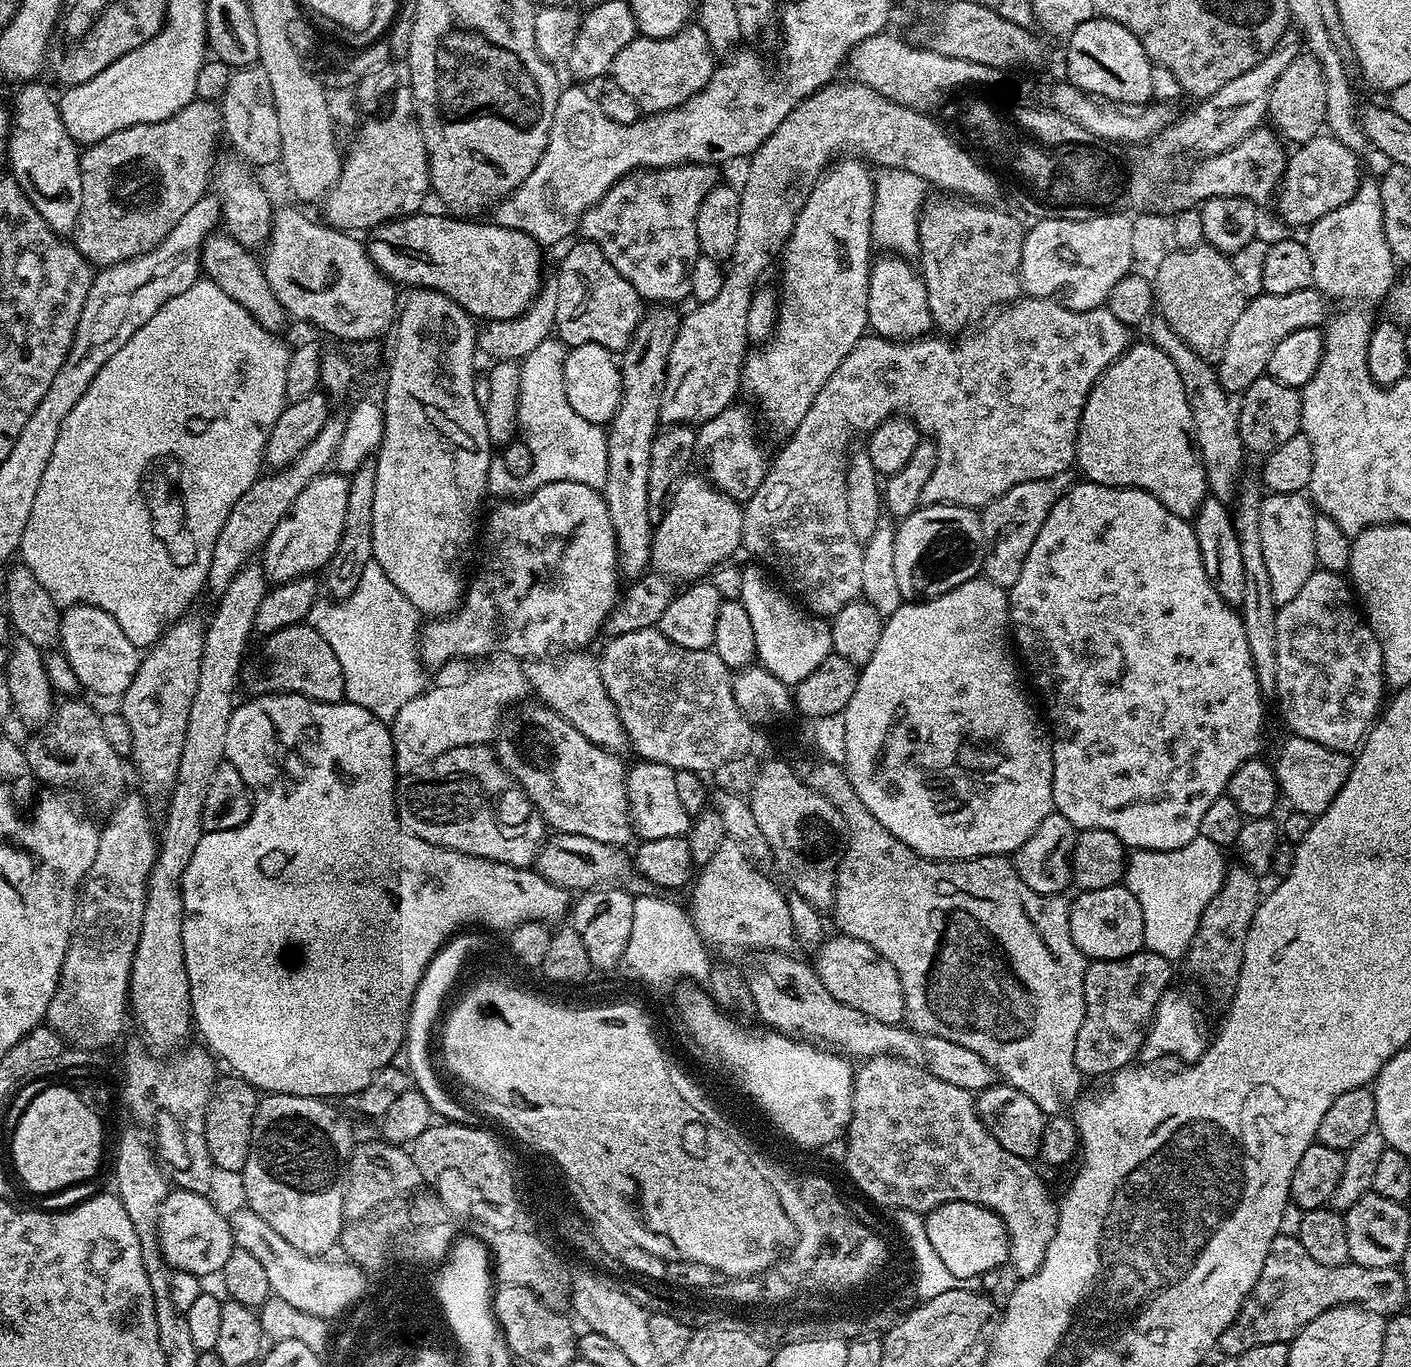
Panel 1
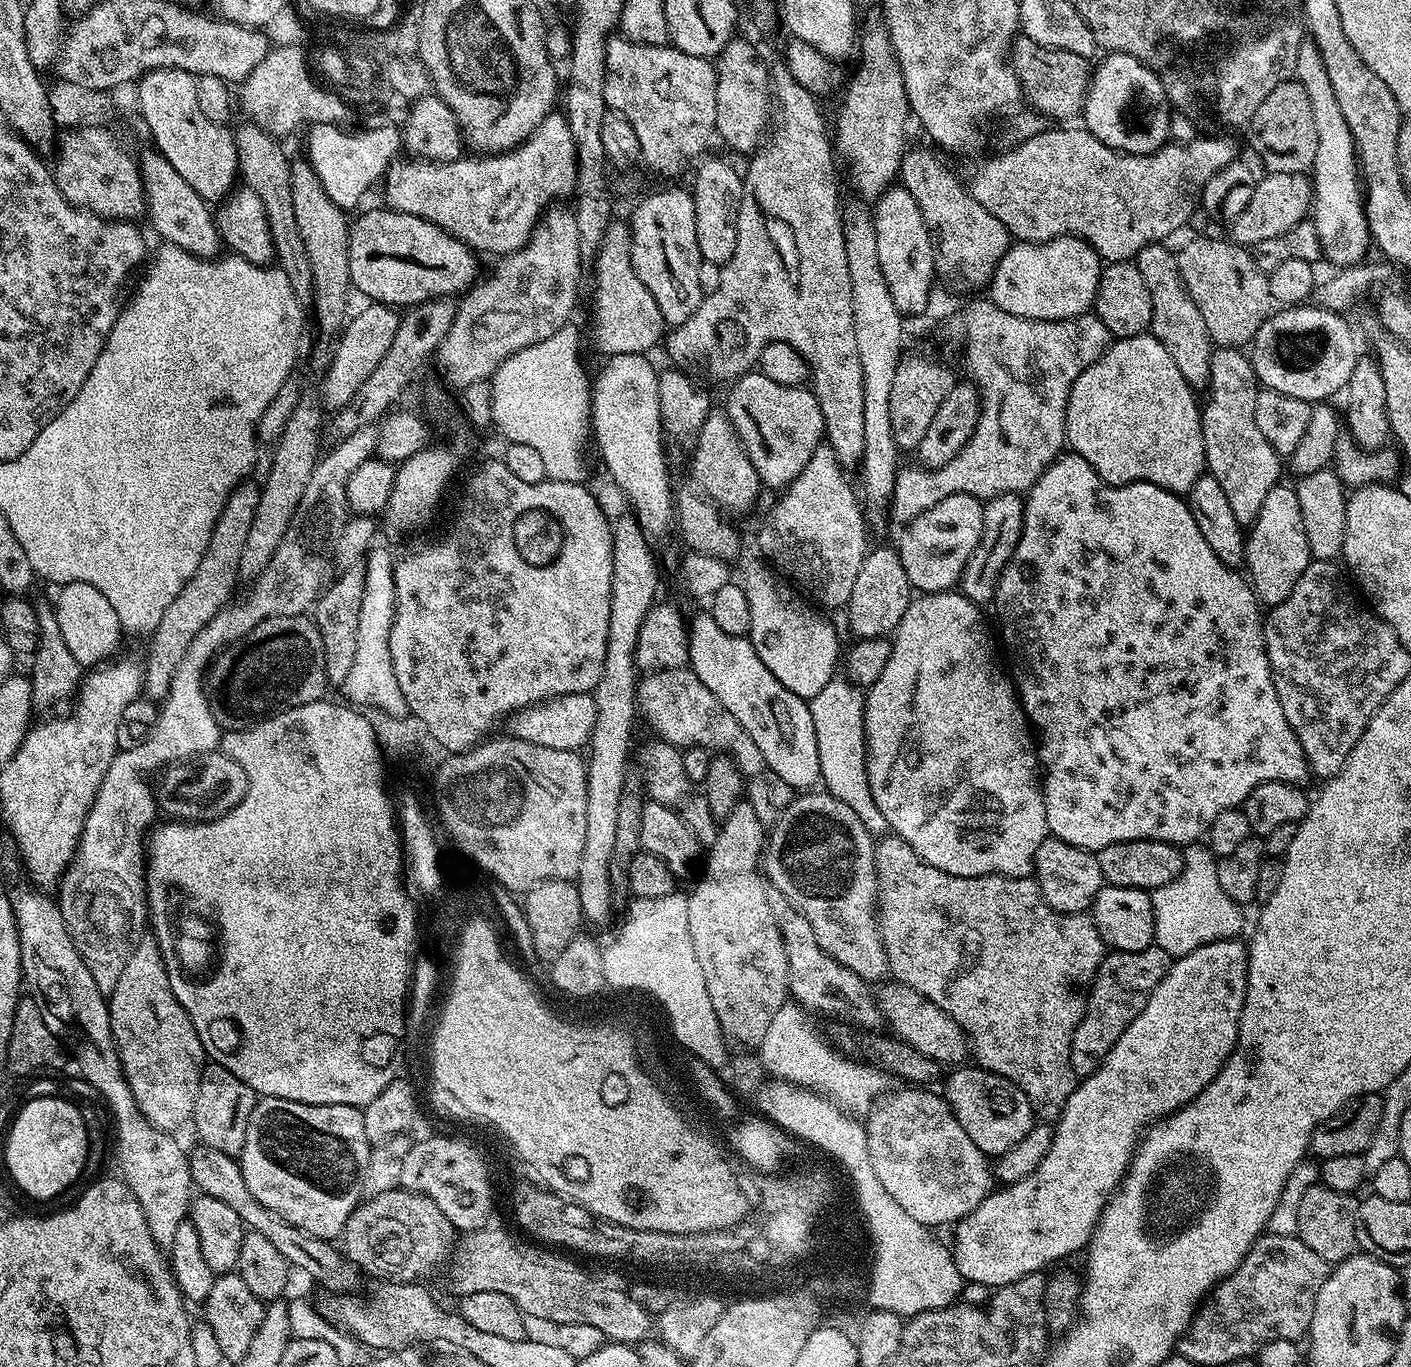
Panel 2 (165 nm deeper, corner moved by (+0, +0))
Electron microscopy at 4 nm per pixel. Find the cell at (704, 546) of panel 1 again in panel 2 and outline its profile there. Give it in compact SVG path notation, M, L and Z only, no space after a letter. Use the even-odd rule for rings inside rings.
M714 410L702 422L696 447L691 449L692 476L697 480L699 491L725 513L748 512L762 493L762 485L754 464L746 454L734 426L723 411Z

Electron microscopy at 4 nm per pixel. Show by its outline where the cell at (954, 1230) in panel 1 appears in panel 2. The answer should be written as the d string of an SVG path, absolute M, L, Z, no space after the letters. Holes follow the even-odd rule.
M1240 938L1215 940L1206 946L1198 946L1198 950L1194 950L1190 954L1173 959L1170 970L1164 975L1159 986L1150 994L1142 1014L1138 1014L1138 1018L1134 1018L1134 1022L1130 1022L1130 1026L1126 1026L1122 1038L1118 1038L1118 1042L1114 1042L1110 1054L1106 1054L1106 1058L1098 1066L1098 1070L1094 1070L1094 1074L1083 1077L1077 1083L1076 1089L1072 1091L1070 1098L1061 1108L1060 1119L1054 1124L1056 1129L1054 1142L1050 1146L1049 1152L1046 1153L1046 1158L1042 1158L1042 1162L1038 1162L1038 1170L1034 1170L1034 1174L1022 1178L1022 1182L997 1187L982 1203L974 1206L974 1210L970 1210L970 1214L966 1214L955 1225L956 1237L952 1242L950 1241L951 1263L956 1265L964 1282L969 1285L970 1283L981 1284L982 1287L988 1288L987 1290L995 1290L1010 1282L1018 1282L1018 1278L1037 1275L1041 1271L1039 1268L1044 1268L1047 1264L1062 1259L1063 1256L1074 1255L1079 1248L1080 1251L1087 1249L1088 1240L1092 1237L1092 1231L1100 1221L1105 1204L1112 1199L1113 1192L1119 1188L1120 1181L1123 1180L1124 1173L1128 1170L1128 1163L1132 1160L1132 1154L1136 1150L1142 1133L1156 1121L1172 1115L1184 1104L1189 1104L1195 1096L1202 1094L1202 1090L1206 1090L1206 1086L1210 1086L1210 1082L1214 1082L1214 1078L1230 1058L1238 1038L1238 1022L1242 1018L1247 977L1248 949L1245 941Z

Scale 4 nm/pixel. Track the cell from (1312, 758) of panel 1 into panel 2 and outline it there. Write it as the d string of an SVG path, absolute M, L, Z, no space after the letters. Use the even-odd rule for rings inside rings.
M1068 450L1057 456L1056 461L1038 478L1038 482L1034 482L1034 486L1028 489L1023 503L1024 525L1021 530L1021 538L1008 565L1000 574L994 607L996 606L996 616L1000 619L1000 632L1004 635L1008 656L1012 659L1010 675L1016 685L1016 694L1020 697L1020 705L1024 707L1024 715L1027 716L1029 725L1034 729L1035 739L1038 741L1044 801L1046 802L1046 822L1051 835L1058 837L1062 842L1070 842L1070 846L1085 848L1093 854L1100 852L1106 846L1114 846L1114 842L1130 842L1131 840L1157 840L1167 844L1187 846L1197 843L1207 833L1210 822L1214 822L1214 818L1218 818L1218 814L1222 814L1222 810L1241 807L1250 794L1250 790L1254 790L1254 786L1275 780L1287 784L1303 785L1304 779L1309 779L1308 759L1306 754L1302 754L1302 746L1298 742L1294 730L1290 730L1290 722L1286 722L1286 714L1282 714L1282 702L1278 702L1278 694L1274 690L1270 662L1264 649L1262 605L1257 600L1251 583L1239 571L1224 565L1222 558L1218 558L1218 554L1214 554L1214 550L1210 550L1206 538L1202 538L1202 530L1198 530L1198 522L1194 522L1194 514L1188 508L1187 499L1181 498L1177 493L1167 492L1164 488L1147 484L1141 480L1136 481L1135 484L1108 484L1093 470L1090 462L1086 462L1086 458L1082 458L1077 452Z

